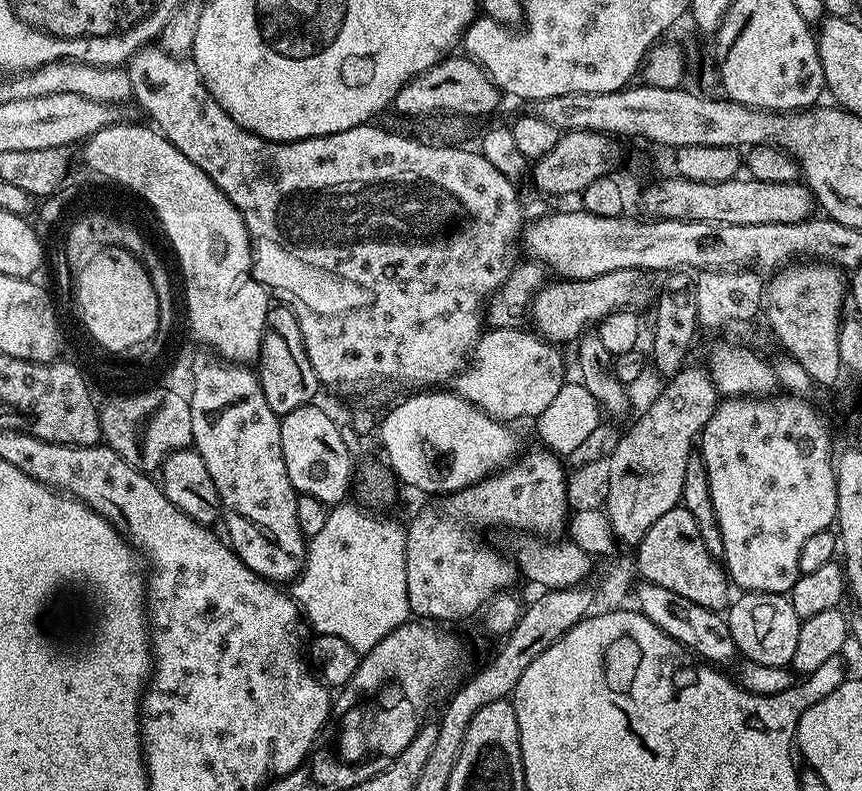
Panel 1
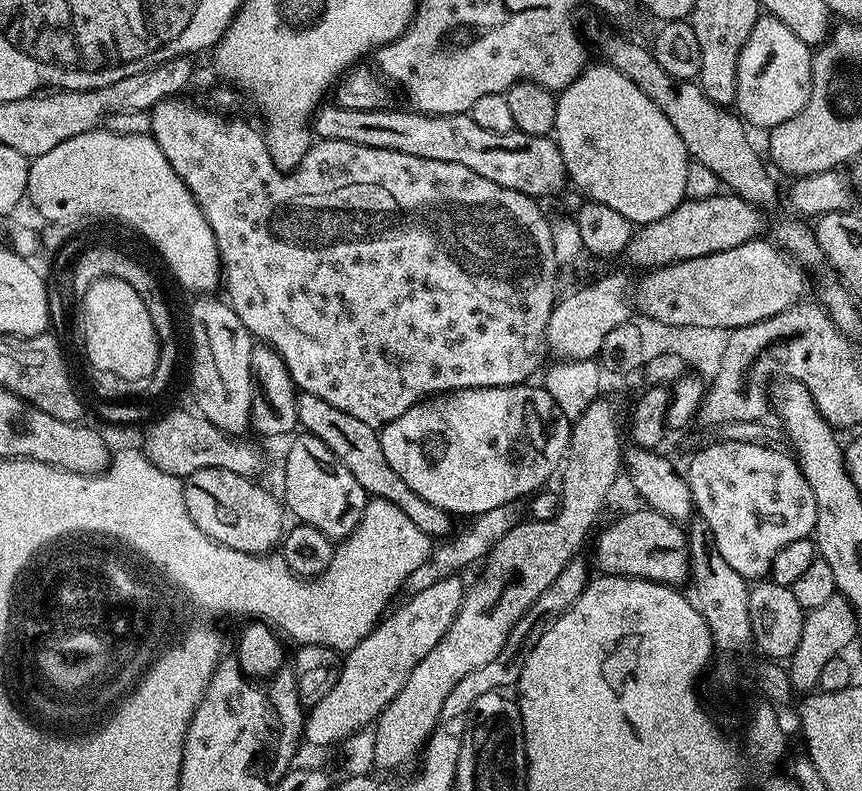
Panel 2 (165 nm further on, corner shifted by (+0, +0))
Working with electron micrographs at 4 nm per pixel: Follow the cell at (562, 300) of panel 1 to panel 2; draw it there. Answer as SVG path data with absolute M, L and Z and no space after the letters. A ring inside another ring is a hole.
M771 239L748 240L734 250L722 250L689 260L679 260L677 264L665 264L647 273L640 288L640 308L645 317L657 319L666 326L724 327L731 330L762 322L782 314L787 308L795 308L801 303L804 292L805 269L801 268L782 248L777 248Z

